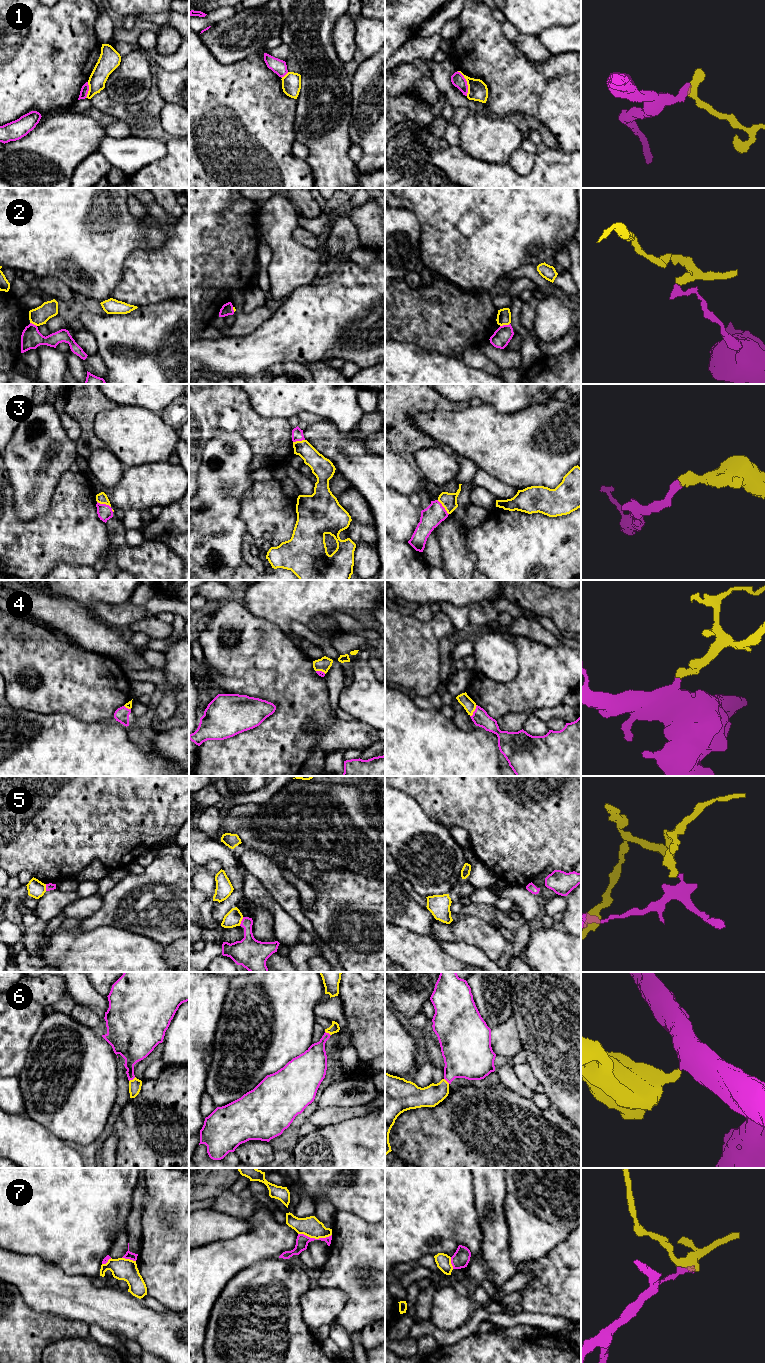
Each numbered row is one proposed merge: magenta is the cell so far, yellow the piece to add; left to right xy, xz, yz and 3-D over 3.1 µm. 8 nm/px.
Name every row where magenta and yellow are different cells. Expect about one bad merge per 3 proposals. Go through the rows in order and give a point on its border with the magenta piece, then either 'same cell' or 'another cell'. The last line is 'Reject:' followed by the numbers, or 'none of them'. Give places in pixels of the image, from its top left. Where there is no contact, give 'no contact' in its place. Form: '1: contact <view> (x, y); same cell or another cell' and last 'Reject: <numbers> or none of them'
1: contact yz (466, 83); another cell
2: contact yz (504, 325); another cell
3: contact yz (443, 507); same cell
4: contact yz (474, 711); same cell
5: contact xz (241, 921); another cell
6: contact xy (132, 1079); same cell
7: contact xz (314, 1238); another cell
Reject: 1, 2, 5, 7

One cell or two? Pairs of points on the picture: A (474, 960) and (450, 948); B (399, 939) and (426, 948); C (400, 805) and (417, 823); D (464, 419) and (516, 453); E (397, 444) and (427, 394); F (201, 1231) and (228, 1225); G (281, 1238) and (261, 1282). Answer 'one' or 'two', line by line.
A: one
B: one
C: one
D: one
E: one
F: one
G: two

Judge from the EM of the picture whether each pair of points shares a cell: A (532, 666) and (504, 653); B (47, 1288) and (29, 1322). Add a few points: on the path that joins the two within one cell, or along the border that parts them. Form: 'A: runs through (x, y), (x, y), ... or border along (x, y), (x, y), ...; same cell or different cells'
A: border along (513, 642), (518, 653), (518, 673), (509, 682); different cells
B: border along (20, 1293), (35, 1310), (48, 1311), (58, 1316); different cells

